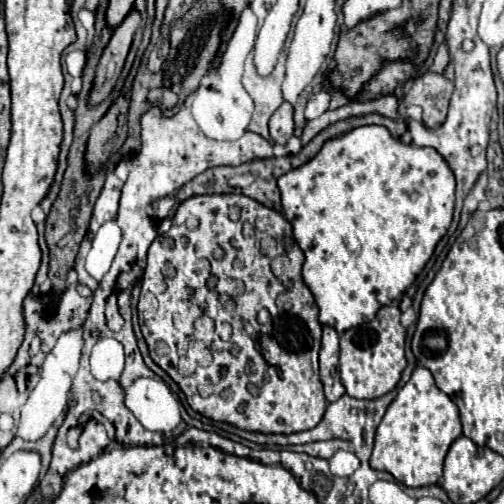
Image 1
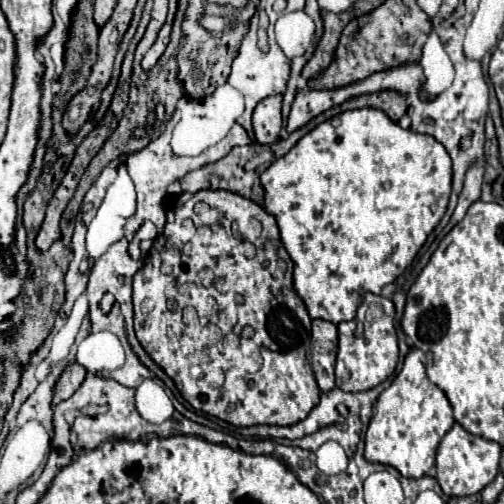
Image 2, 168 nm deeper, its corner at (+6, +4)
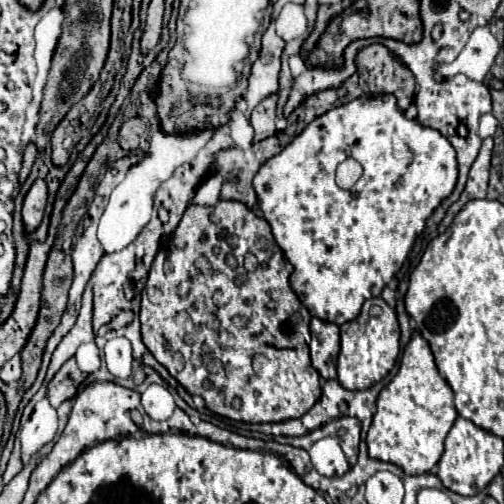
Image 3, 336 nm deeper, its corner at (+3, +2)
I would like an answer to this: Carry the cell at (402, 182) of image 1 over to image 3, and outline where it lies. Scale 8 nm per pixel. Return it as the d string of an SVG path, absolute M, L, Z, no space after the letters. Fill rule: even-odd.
M381 94L381 96L355 98L347 104L341 104L337 108L321 114L319 118L315 118L311 124L305 126L305 130L291 144L287 144L277 156L269 158L259 168L259 172L253 178L253 188L257 192L257 200L259 200L259 208L263 212L263 218L273 228L273 236L277 240L277 246L285 252L287 260L293 264L293 274L289 276L289 284L291 284L293 292L299 296L301 304L309 310L311 316L341 326L341 324L355 320L359 316L359 310L361 310L365 300L369 300L373 296L381 296L381 290L387 286L387 282L393 278L393 274L401 268L407 254L411 252L415 238L423 232L425 220L433 214L433 210L441 204L441 200L453 192L455 182L457 182L457 158L455 158L455 148L451 146L451 142L439 130L427 128L427 126L419 124L417 120L407 120L405 114L397 108L397 100L393 94ZM347 156L355 158L363 166L363 176L357 180L357 184L351 190L343 190L335 184L335 168Z

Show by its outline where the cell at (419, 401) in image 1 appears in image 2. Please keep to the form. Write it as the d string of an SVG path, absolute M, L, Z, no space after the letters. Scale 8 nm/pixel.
M412 348L404 360L400 374L374 404L374 416L364 440L364 456L368 462L396 468L404 478L422 478L432 472L436 448L452 426L454 416L446 394L428 380L422 350Z

